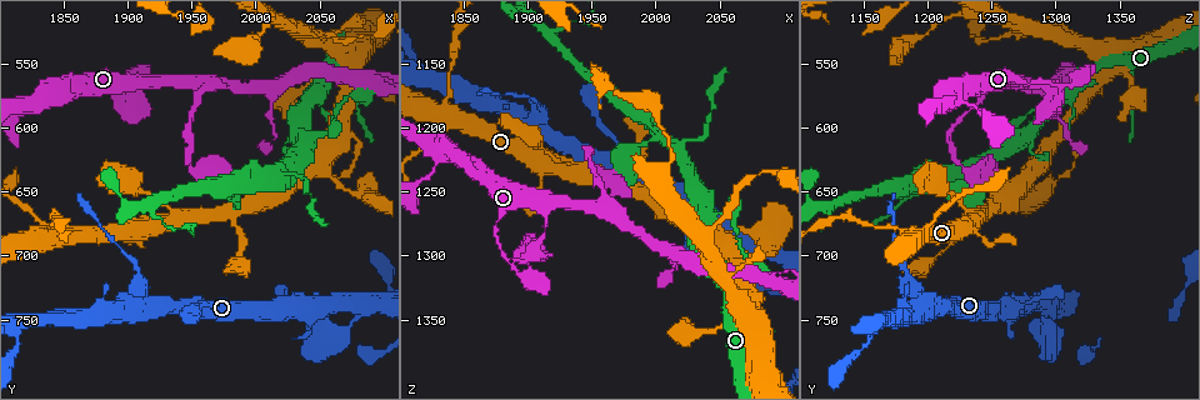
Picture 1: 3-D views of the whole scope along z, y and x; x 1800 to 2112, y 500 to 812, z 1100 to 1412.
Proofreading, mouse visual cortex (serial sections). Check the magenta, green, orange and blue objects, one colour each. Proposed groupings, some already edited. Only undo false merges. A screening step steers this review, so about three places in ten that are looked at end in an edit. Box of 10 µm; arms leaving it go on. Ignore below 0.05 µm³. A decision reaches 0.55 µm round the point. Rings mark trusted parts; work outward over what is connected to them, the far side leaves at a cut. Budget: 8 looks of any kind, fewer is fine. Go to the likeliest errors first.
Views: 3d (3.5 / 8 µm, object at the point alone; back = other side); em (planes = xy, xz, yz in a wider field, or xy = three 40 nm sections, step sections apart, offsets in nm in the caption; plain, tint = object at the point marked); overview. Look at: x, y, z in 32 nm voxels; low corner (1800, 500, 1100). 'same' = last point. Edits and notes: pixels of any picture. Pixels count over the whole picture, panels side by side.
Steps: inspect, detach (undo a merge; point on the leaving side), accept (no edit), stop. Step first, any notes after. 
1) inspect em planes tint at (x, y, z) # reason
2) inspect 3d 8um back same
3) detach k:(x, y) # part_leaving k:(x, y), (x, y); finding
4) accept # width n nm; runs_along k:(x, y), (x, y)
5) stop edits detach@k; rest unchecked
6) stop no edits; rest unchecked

inspect 3d 3.5um at (2060, 600, 1268) # abrupt turn

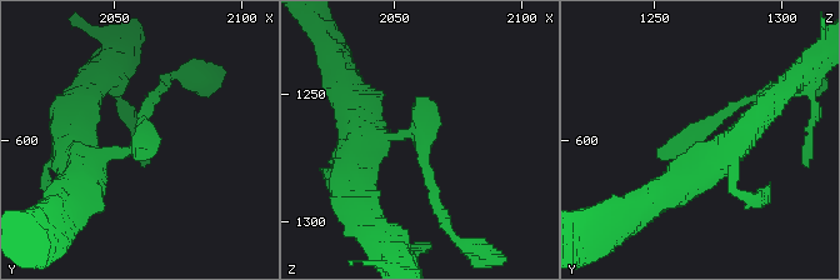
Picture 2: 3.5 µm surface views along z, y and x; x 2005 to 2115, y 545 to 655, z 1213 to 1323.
inspect em xy step 1 tint at (2060, 599, 1267)

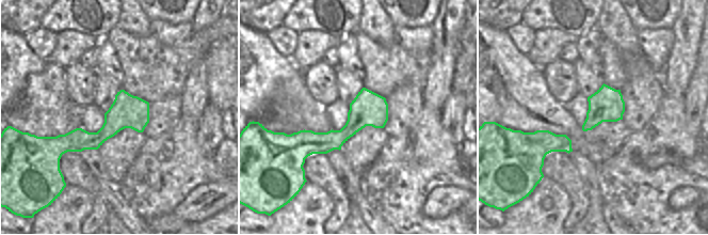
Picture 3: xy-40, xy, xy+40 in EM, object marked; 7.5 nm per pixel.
inspect em planes tint same # cut it another way

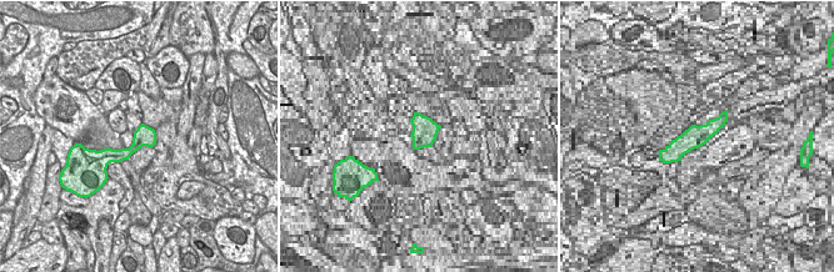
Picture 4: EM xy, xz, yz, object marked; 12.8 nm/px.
accept # runs_along 2:(75, 161), (125, 154), (155, 93); all the same cell

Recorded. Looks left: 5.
inspect 3d 3.5um at (1918, 658, 1128) # arms part here

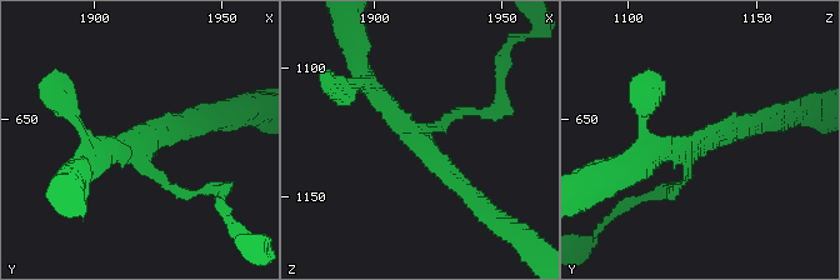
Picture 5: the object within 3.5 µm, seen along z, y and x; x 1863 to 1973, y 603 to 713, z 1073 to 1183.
inspect em xy step 2 tint at (1919, 658, 1129) # shape alone is not enough

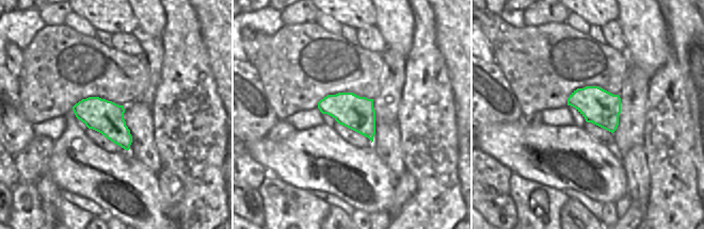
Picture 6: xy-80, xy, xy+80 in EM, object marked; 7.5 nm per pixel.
accept # runs_along 5:(476, 200), (365, 85); continuous, no second cell

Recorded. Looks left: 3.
inspect 3d 3.5um at (1910, 740, 1200)

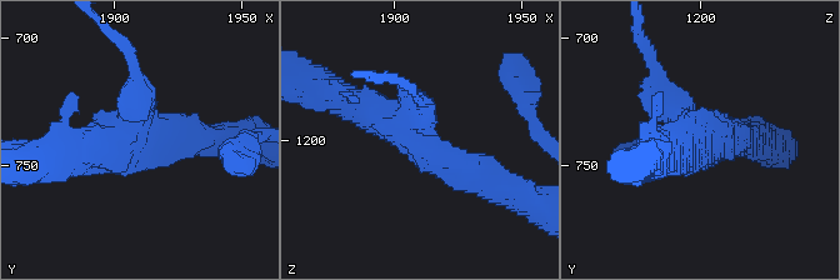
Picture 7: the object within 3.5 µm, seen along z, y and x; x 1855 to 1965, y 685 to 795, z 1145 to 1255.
inspect em xy step 1 tint at (1908, 738, 1199) # arms 3; arm_widths 200, 400, 450 nm

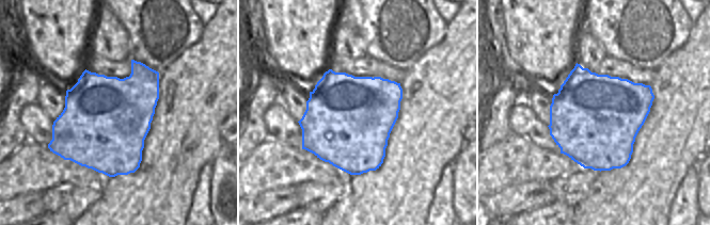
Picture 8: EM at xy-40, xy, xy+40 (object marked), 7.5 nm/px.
inspect em xy step 5 tint same

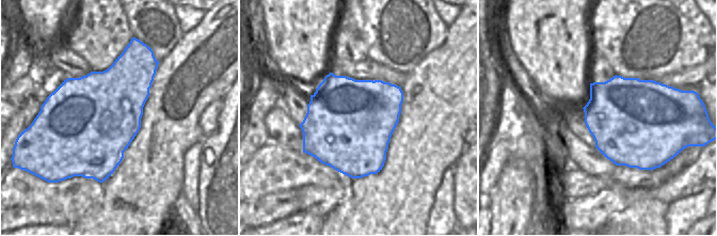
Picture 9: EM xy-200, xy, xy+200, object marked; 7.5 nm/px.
detach 7:(656, 68) # part_leaving 7:(136, 119), (140, 80), (114, 34); a second cell is stuck on

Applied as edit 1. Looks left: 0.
stop edits detach@7; rest unchecked

